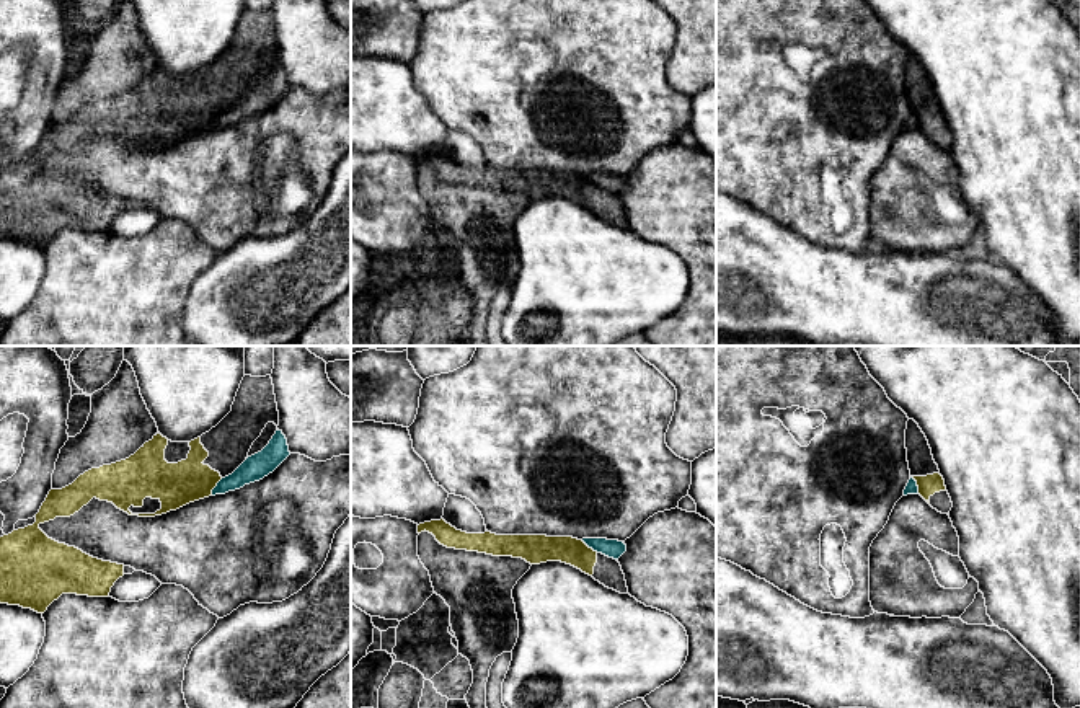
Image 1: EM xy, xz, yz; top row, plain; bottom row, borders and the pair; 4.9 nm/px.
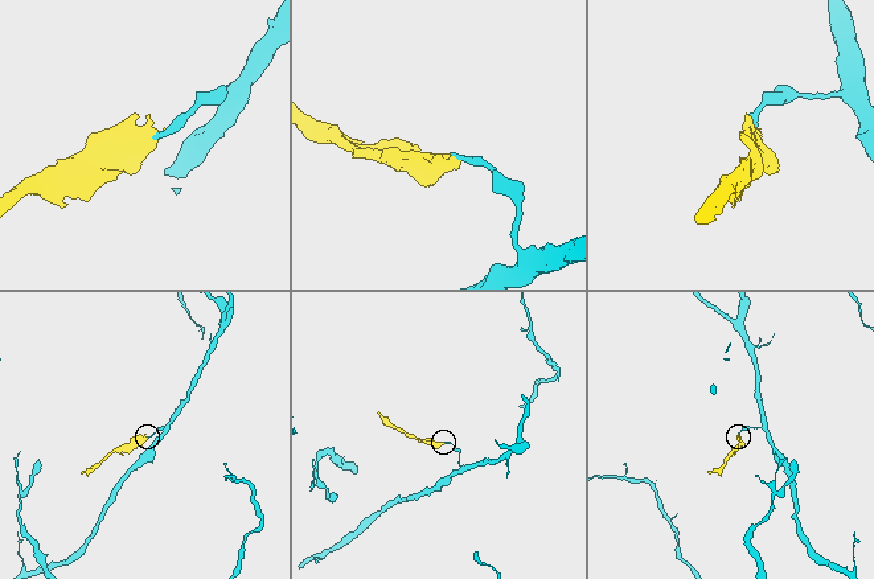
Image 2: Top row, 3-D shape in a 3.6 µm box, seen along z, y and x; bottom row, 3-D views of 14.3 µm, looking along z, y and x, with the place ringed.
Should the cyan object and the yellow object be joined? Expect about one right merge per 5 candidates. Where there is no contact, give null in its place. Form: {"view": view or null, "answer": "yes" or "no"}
{"view": "xy", "answer": "no"}

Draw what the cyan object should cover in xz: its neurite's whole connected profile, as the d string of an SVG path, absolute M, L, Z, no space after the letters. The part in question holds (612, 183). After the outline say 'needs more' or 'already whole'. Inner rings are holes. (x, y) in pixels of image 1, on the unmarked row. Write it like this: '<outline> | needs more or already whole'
M582 173L582 176L594 186L602 188L613 194L618 194L626 186L626 179L618 175Z | already whole

